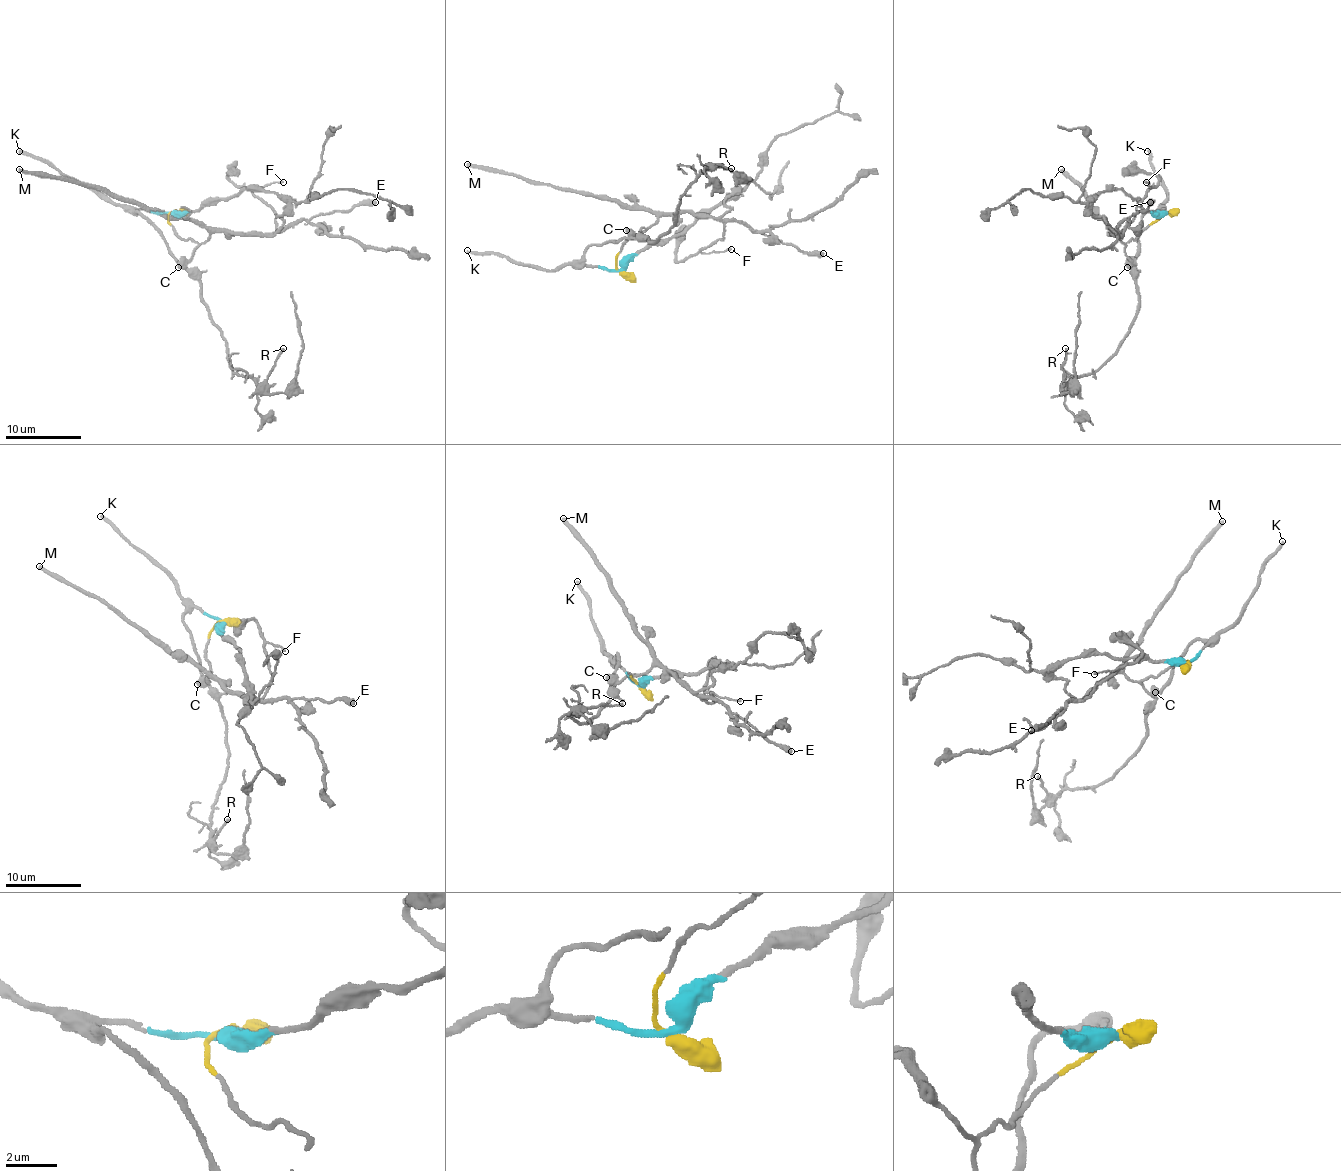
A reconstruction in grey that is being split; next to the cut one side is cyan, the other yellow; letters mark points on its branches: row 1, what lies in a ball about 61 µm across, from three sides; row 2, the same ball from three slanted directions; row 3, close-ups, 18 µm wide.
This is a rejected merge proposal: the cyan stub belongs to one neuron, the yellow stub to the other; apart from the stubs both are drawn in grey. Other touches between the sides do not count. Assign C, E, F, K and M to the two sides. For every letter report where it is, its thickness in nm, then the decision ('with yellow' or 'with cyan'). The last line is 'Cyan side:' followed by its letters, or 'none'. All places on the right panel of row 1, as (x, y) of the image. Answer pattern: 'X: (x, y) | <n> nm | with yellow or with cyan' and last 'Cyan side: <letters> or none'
C: (1127, 267) | 600 nm | with yellow
E: (1150, 202) | 500 nm | with yellow
F: (1146, 182) | 150 nm | with yellow
K: (1147, 151) | 240 nm | with cyan
M: (1061, 169) | 340 nm | with yellow
Cyan side: K

